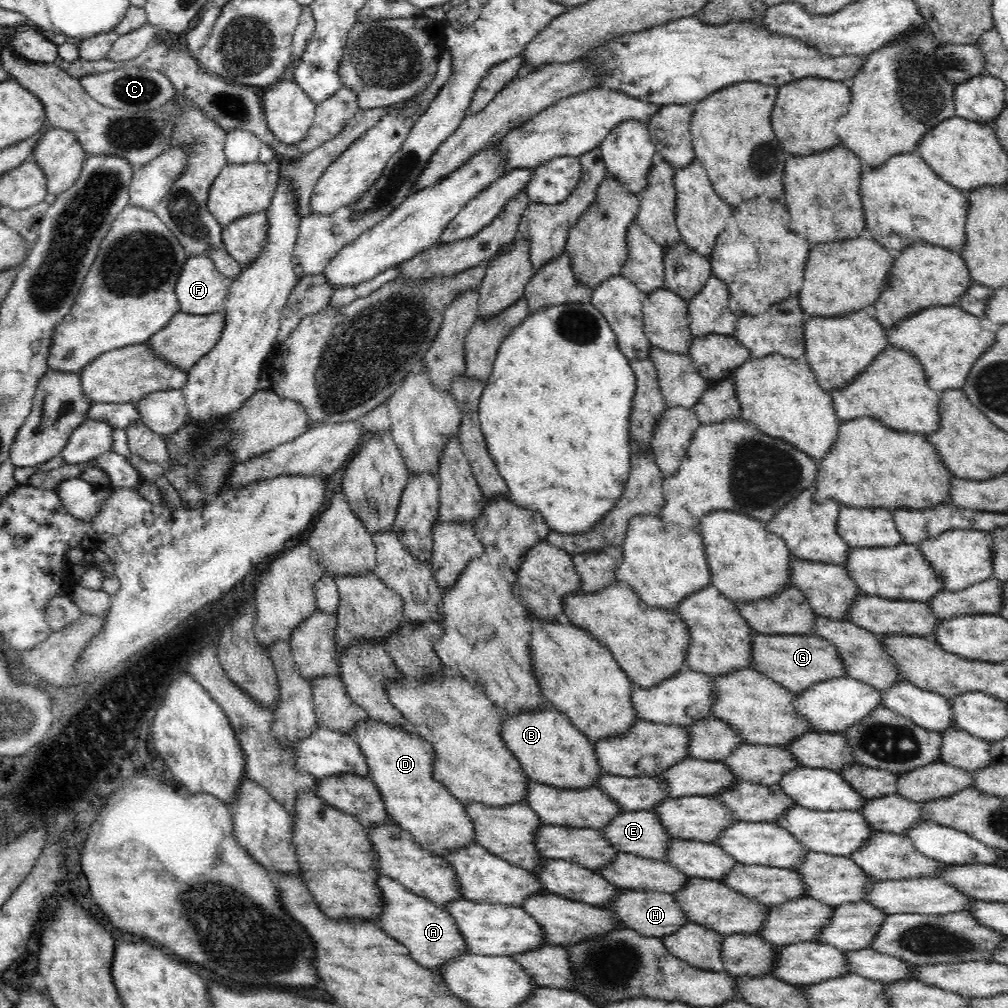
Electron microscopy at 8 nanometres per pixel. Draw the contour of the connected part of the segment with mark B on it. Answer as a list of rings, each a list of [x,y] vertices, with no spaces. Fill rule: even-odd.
[[[552,705],[508,714],[501,724],[501,735],[504,744],[521,763],[521,768],[536,782],[558,789],[583,789],[594,787],[599,776],[604,774],[596,762],[593,743]]]

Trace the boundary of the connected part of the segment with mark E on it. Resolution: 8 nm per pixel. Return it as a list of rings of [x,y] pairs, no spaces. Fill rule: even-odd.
[[[647,810],[622,811],[601,829],[607,841],[617,850],[644,858],[662,860],[667,842],[674,839],[662,827],[655,812]]]

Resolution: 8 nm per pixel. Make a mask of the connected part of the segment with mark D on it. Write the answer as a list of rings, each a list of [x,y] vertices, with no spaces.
[[[365,718],[350,734],[358,743],[370,772],[369,777],[379,789],[385,802],[386,812],[402,829],[407,830],[424,850],[436,856],[444,856],[450,851],[475,843],[474,824],[465,806],[440,781],[432,776],[435,752],[433,746],[421,739],[416,732],[404,731],[400,725],[390,725],[382,721]]]

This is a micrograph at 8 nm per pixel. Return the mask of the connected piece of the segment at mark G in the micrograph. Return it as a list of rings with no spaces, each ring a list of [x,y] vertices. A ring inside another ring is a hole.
[[[755,632],[751,636],[751,669],[760,675],[792,691],[804,692],[820,682],[834,678],[846,678],[843,662],[836,647],[820,636],[812,635],[767,635]]]

